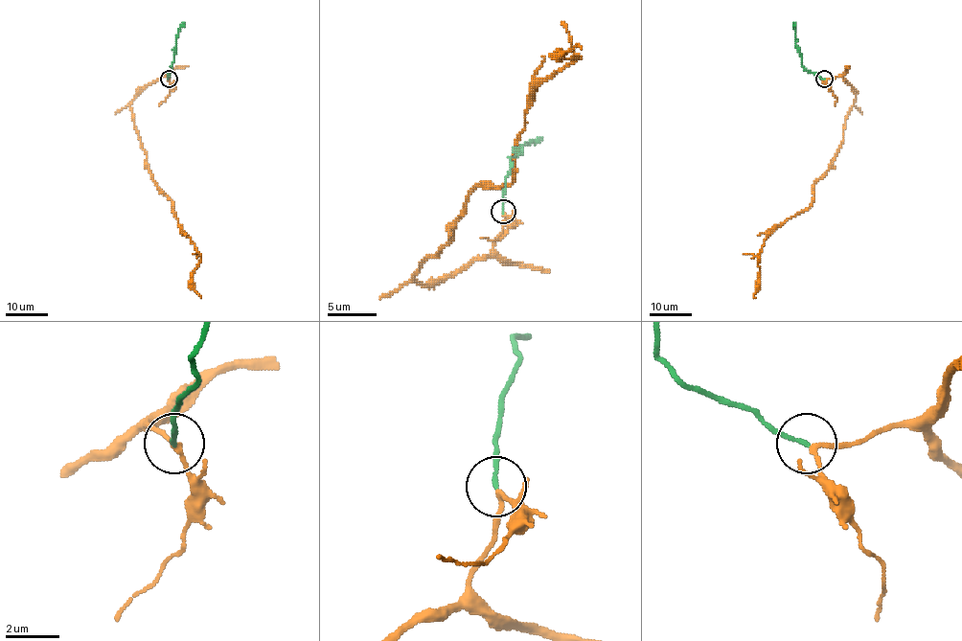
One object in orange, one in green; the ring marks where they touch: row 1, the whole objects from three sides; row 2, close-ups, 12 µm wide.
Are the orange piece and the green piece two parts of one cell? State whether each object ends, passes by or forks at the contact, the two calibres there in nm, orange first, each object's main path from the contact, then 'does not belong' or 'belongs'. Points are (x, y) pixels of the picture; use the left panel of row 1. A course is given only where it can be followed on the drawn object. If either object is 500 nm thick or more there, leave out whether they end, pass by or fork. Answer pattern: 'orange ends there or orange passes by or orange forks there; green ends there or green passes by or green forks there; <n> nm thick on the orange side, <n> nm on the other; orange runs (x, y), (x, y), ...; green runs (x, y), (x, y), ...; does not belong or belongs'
orange passes by; green ends there; 160 nm thick on the orange side, 150 nm on the other; orange runs (168, 80), (154, 80), (130, 106), (146, 168), (200, 257), (192, 287), (201, 298); green runs (168, 80), (176, 34), (185, 23); belongs

